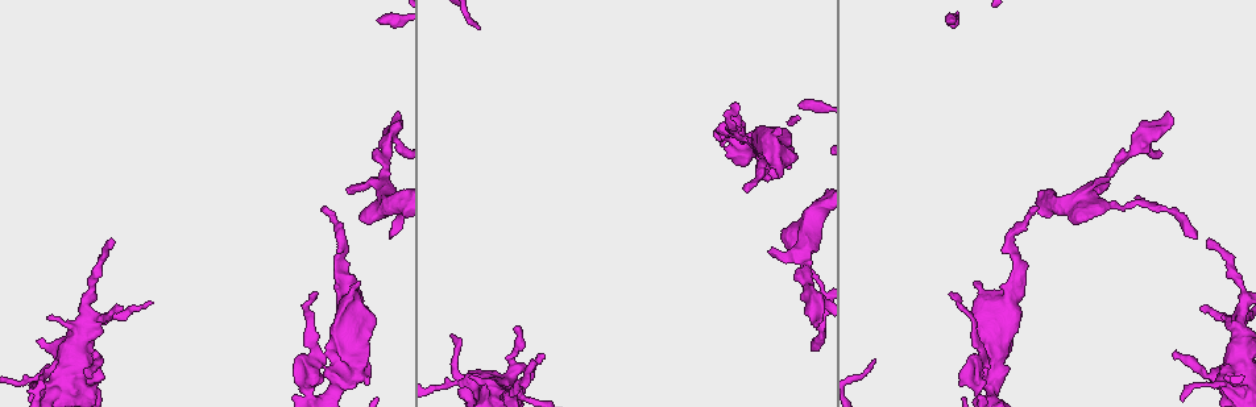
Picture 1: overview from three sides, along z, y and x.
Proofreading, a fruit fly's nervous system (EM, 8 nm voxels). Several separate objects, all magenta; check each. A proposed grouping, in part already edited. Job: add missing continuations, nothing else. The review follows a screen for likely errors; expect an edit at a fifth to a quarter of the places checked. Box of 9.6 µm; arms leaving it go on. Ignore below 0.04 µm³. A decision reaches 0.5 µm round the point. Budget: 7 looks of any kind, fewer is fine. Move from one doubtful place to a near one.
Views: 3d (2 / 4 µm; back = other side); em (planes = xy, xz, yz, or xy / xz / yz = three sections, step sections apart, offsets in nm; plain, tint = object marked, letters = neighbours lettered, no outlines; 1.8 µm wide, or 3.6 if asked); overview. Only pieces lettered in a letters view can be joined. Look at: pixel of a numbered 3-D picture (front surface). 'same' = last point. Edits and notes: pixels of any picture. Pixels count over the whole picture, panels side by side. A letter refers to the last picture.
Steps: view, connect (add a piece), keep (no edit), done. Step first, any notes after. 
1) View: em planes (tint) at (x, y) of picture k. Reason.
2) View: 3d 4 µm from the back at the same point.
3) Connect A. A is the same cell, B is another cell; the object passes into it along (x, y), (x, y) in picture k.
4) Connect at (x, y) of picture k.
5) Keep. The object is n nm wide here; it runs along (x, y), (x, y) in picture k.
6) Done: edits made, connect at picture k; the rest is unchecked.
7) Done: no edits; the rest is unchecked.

View: 3d 4 µm at (109, 242) of picture 1. Branch stops here.

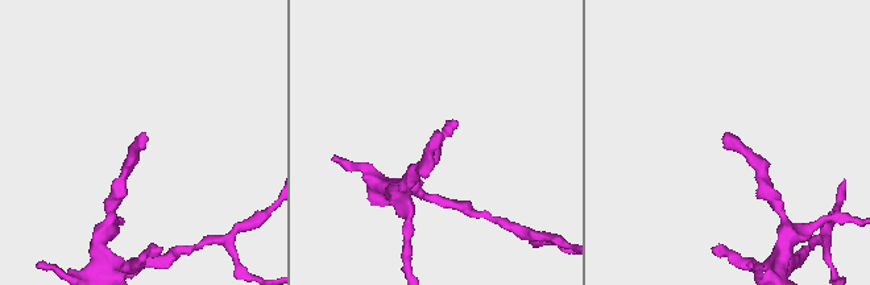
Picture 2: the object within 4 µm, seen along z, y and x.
View: em planes (letters) at (724, 134) of picture 2. Shape alone is not enough.

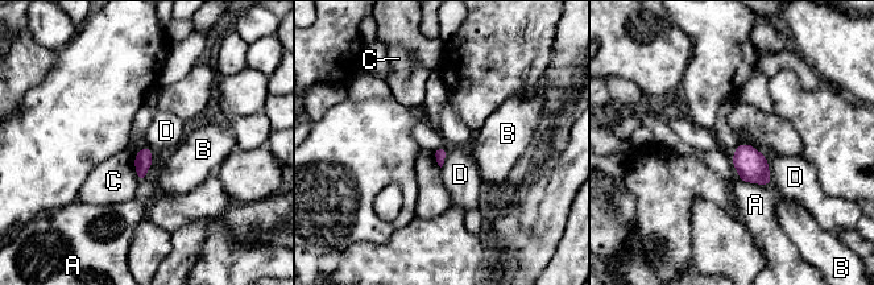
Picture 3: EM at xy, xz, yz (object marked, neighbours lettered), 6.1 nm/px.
Keep. A, B, C and D are other cells; a border runs along (740, 143), (766, 158), (773, 182) in picture 3; no lettered piece goes on from it.

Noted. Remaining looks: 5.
View: 3d 2 µm at (1195, 239) of picture 1. End of a long branch.

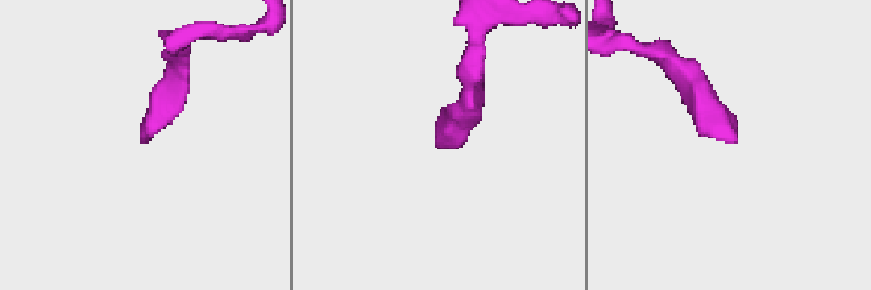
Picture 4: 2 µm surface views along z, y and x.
View: em yz step 16 (letters) at (731, 138) of picture 4.

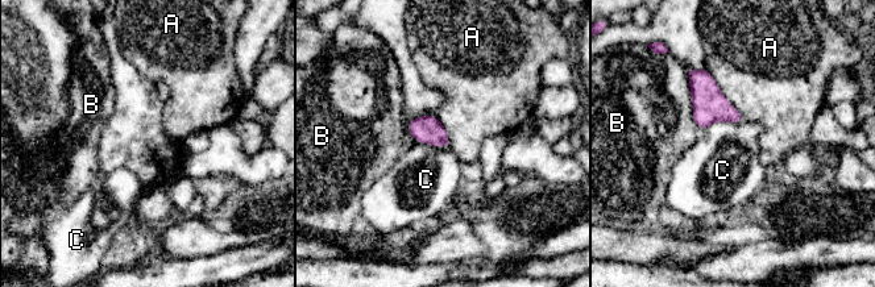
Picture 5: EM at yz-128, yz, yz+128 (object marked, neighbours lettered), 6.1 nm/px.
Keep. The object is 160 nm wide here; A, B and C are other cells; a border runs along (745, 120), (713, 121), (701, 130) in picture 5; none of them fits.

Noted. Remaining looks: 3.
View: 3d 2 µm from the back at (808, 298) of picture 1. Sudden change in width.

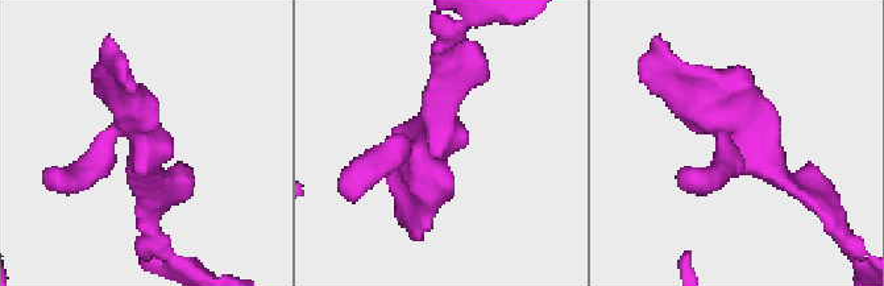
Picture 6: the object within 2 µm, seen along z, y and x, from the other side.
View: em yz step 16 (tint) at (139, 140) of picture 6.

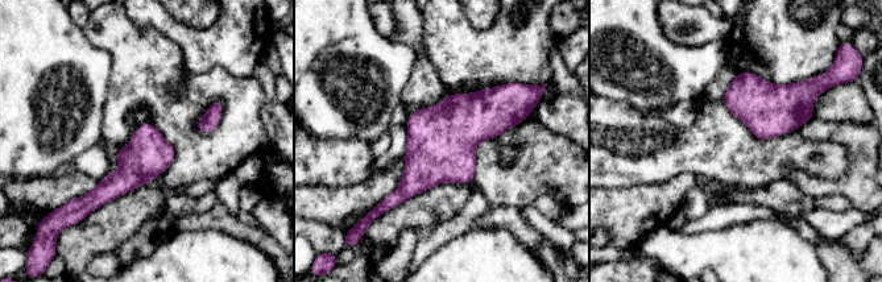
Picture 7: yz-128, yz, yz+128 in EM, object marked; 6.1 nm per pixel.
View: em planes (letters) at the same point.

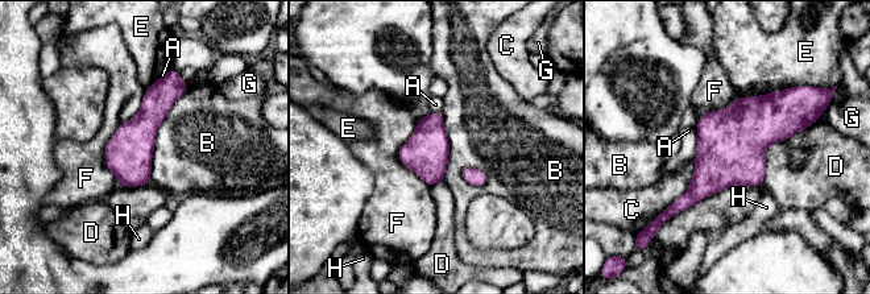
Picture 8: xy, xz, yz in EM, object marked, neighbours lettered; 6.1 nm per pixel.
Keep. A, B, C, D, E, F, G and H are other cells; a border runs along (189, 85), (158, 125), (149, 181) in picture 8; no lettered piece goes on from it.

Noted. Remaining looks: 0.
Done: no edits; the rest is unchecked.

